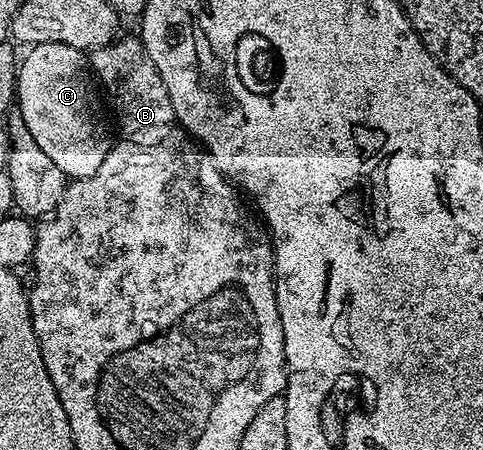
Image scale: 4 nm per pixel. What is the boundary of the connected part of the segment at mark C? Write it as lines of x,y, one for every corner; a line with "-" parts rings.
42,43
41,45
33,45
27,50
28,54
23,54
22,60
18,65
18,74
16,76
16,101
18,102
18,111
20,116
26,123
30,135
34,135
34,141
38,143
38,147
42,147
42,151
46,151
46,155
50,155
50,159
57,167
62,167
62,171
70,179
79,179
81,177
92,177
94,171
98,171
98,167
102,167
102,163
106,159
106,155
114,144
113,138
108,138
108,129
104,126
104,113
100,110
101,90
98,88
97,82
94,80
93,70
90,68
90,61
86,58
85,50
75,49
74,47
66,47
66,43

